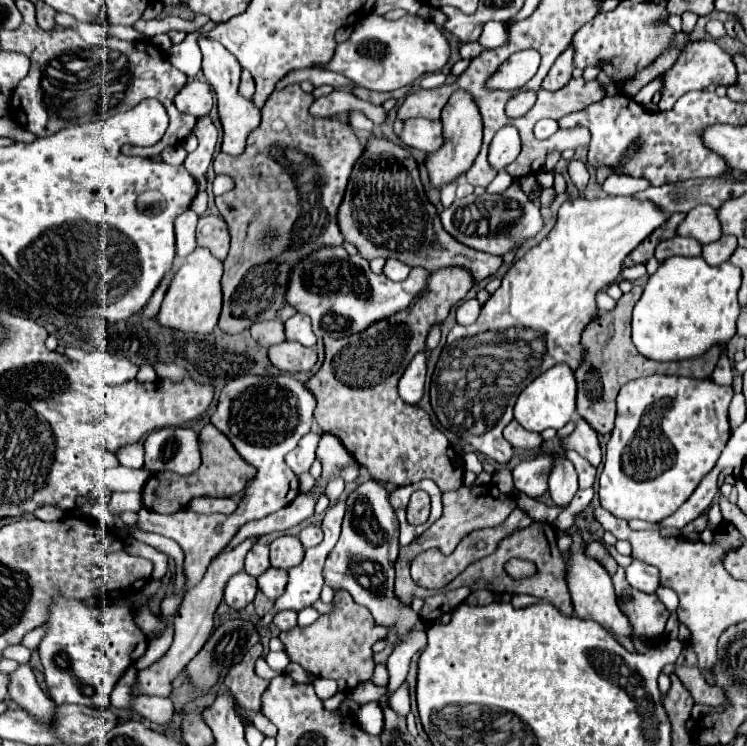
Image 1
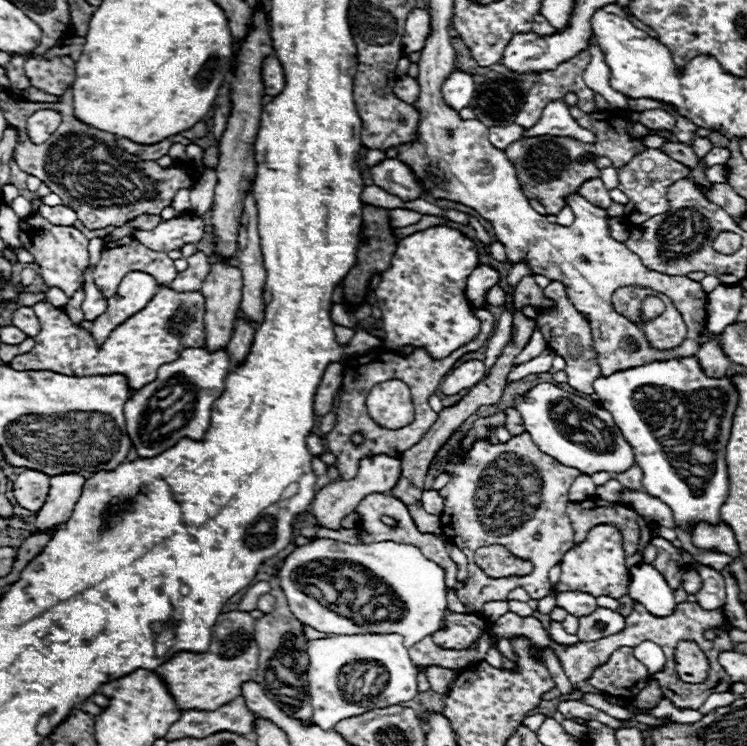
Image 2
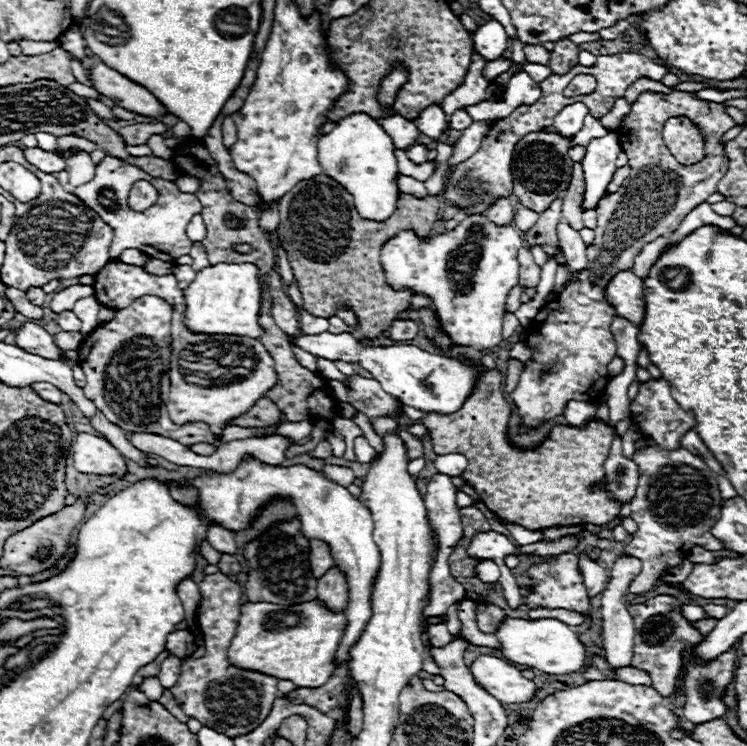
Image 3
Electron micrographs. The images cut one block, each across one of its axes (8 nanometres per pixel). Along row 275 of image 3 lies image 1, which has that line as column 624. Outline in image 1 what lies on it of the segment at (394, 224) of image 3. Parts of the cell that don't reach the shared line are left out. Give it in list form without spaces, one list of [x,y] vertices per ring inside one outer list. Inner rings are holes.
[[[634,286],[628,294],[622,294],[616,308],[610,312],[598,312],[596,320],[592,320],[584,332],[582,332],[582,362],[574,370],[574,378],[578,382],[578,396],[576,396],[576,412],[598,432],[608,434],[614,428],[614,416],[616,416],[616,394],[618,390],[640,376],[648,374],[676,374],[676,376],[688,376],[688,378],[710,378],[712,370],[716,368],[724,348],[712,346],[708,354],[692,360],[682,362],[650,362],[644,358],[632,344],[630,338],[630,316],[632,308],[642,296],[642,286]]]

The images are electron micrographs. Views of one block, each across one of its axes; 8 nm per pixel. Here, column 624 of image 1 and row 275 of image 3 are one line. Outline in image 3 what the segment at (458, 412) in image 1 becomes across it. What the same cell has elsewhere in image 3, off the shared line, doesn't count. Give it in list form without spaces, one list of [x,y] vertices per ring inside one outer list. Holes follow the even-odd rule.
[[[218,264],[196,274],[194,282],[182,290],[186,312],[182,324],[196,334],[228,334],[228,336],[262,336],[258,326],[260,284],[254,264]]]

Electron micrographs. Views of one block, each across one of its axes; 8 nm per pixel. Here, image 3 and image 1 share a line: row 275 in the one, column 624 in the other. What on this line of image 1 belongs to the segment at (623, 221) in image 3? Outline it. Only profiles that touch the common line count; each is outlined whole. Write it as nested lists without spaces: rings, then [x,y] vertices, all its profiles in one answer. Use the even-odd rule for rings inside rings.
[[[618,568],[618,572],[612,576],[612,582],[618,596],[618,606],[622,614],[630,620],[632,636],[642,636],[650,642],[662,642],[664,626],[670,612],[660,602],[660,598],[656,594],[644,594],[628,586],[622,568]]]

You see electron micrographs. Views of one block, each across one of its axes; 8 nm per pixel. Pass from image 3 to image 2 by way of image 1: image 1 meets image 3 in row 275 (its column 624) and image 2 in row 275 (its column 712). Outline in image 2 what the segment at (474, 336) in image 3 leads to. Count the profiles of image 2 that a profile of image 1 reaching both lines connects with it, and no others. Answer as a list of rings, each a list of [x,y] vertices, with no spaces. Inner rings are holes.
[[[432,226],[398,240],[390,266],[382,272],[382,282],[374,290],[386,330],[384,344],[392,350],[412,344],[430,348],[434,356],[448,356],[454,348],[474,338],[480,322],[470,312],[472,306],[464,296],[464,282],[476,266],[476,246],[458,230]]]

